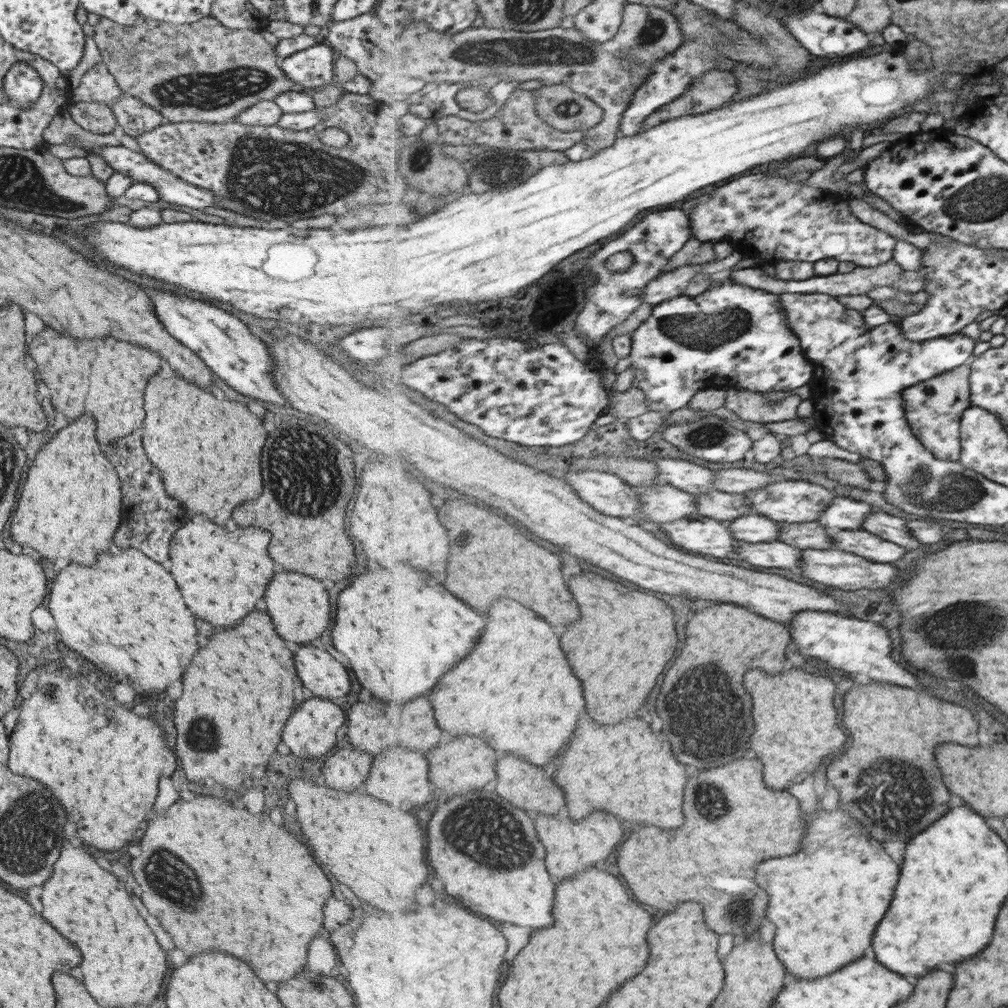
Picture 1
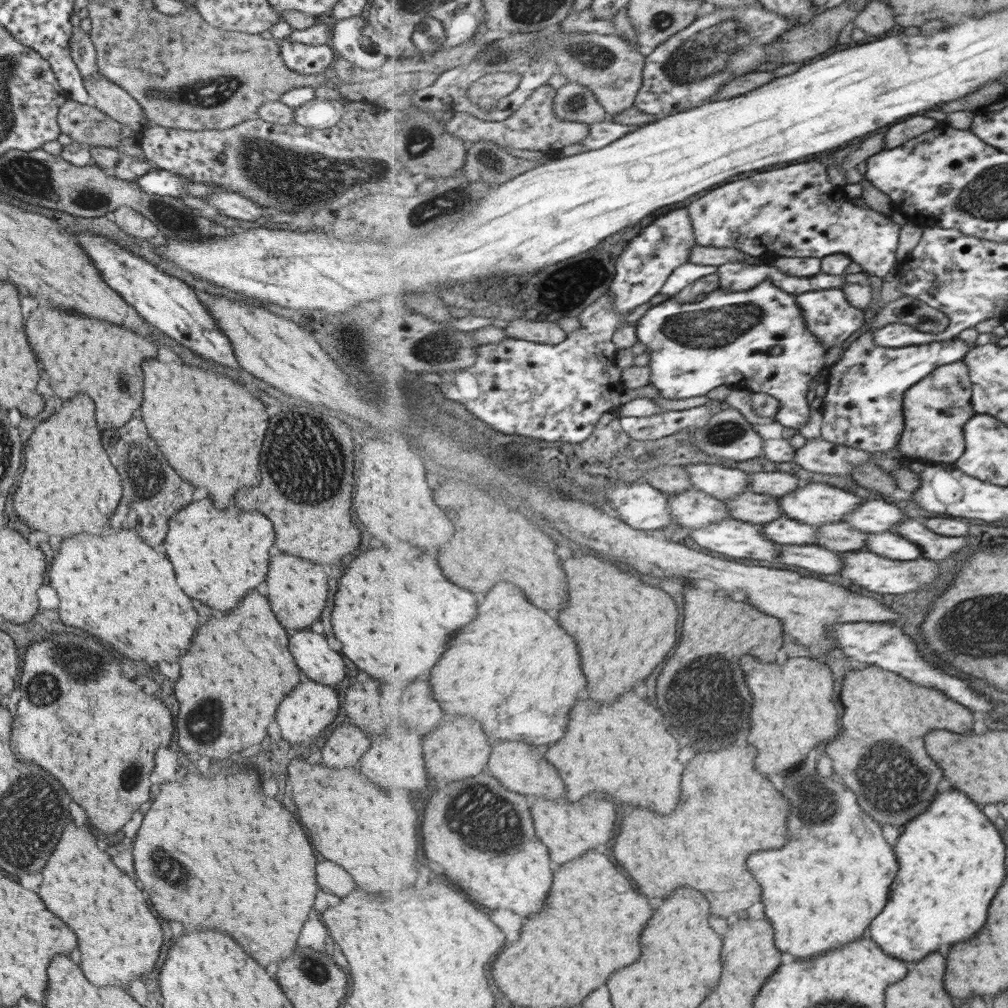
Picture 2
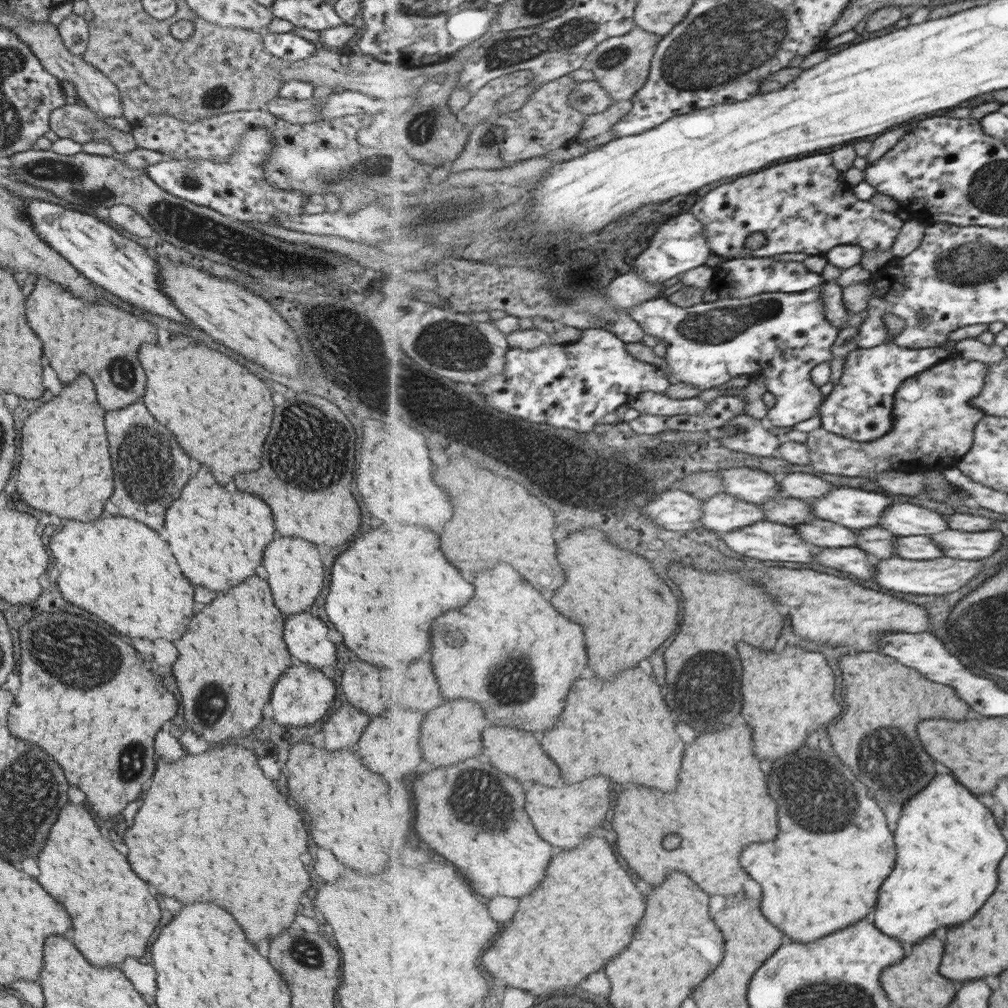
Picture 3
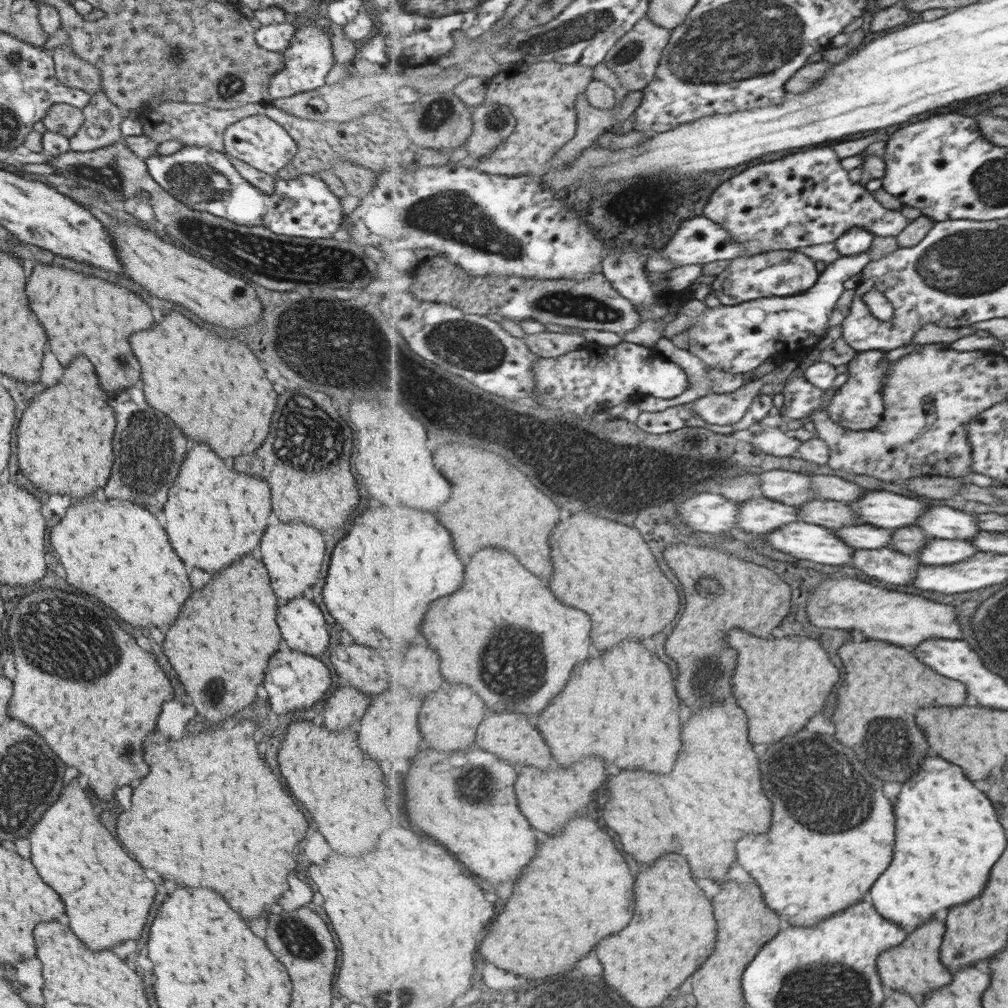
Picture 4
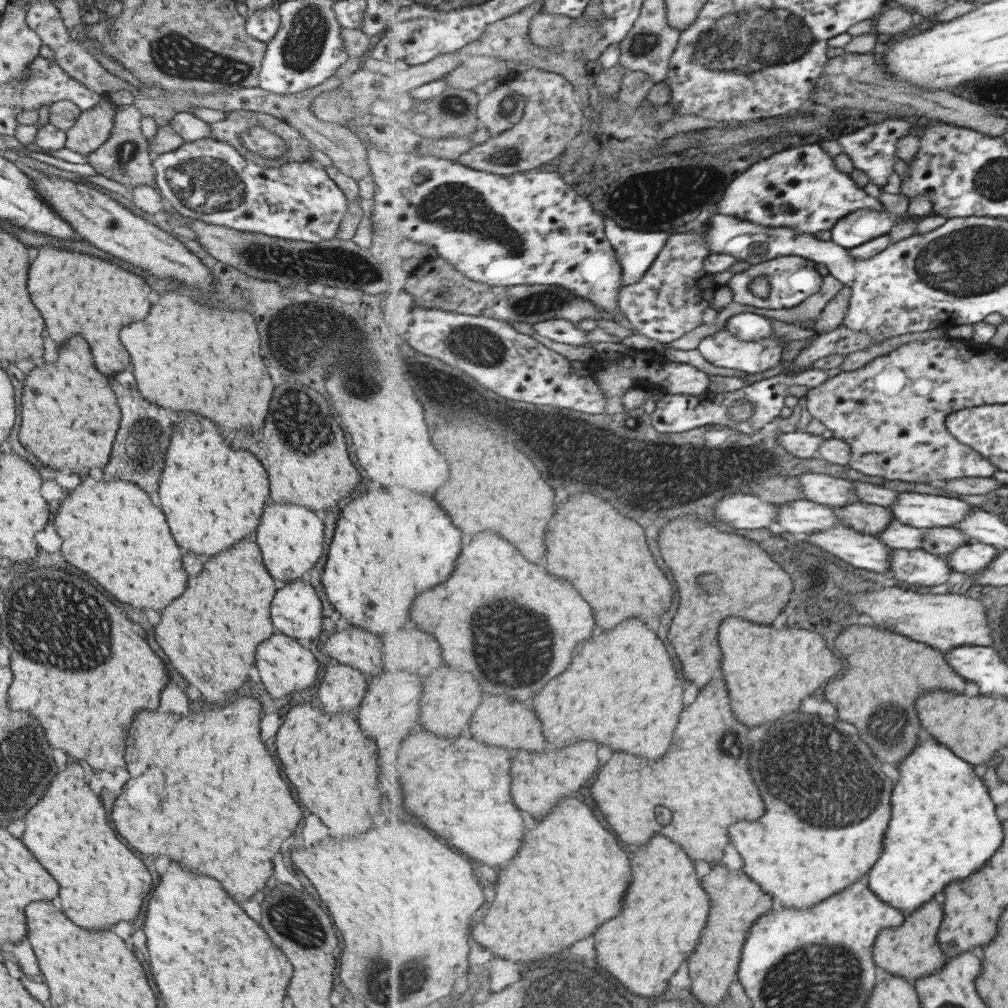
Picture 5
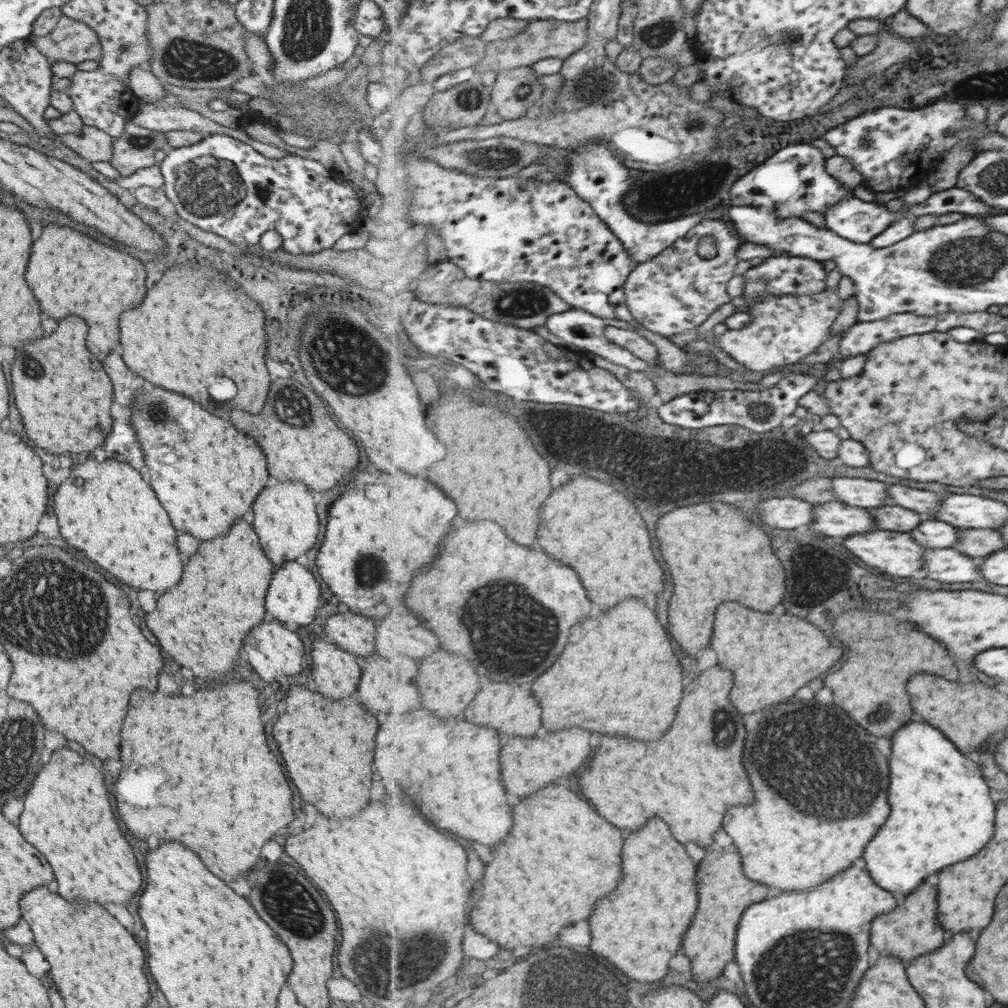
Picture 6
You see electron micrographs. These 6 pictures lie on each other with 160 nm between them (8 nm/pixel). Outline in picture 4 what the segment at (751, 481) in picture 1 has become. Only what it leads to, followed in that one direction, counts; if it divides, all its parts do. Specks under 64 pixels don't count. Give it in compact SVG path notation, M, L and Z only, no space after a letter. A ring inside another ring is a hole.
M811 475L812 485L819 498L850 503L866 495L868 490L835 475Z

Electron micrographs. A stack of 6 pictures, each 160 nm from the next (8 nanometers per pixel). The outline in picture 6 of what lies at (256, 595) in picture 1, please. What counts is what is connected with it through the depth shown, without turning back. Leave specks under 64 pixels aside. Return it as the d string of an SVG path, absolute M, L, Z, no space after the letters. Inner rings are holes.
M155 386L141 392L129 410L145 454L151 490L169 514L175 530L199 540L211 540L227 532L237 518L251 510L268 476L265 458L251 438L235 432L229 422L215 420L189 398Z

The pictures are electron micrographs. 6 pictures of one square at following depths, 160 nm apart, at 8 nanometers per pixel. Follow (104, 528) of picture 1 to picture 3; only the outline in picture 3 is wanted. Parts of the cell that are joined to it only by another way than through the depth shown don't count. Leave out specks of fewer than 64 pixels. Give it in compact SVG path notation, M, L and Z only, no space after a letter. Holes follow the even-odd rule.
M85 376L75 378L73 384L61 392L63 394L45 402L41 410L25 418L19 438L21 460L15 488L19 498L35 510L59 518L73 516L71 520L91 522L101 514L103 504L113 492L113 471L101 422L103 412L97 406L93 384Z

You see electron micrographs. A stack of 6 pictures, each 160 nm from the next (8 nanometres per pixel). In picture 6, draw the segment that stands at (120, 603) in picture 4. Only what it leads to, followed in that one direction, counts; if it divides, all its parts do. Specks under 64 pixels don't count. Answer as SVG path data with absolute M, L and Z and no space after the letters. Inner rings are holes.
M85 460L55 490L53 512L67 546L79 550L115 580L157 594L179 582L183 562L175 548L175 530L151 488L131 466L117 460Z

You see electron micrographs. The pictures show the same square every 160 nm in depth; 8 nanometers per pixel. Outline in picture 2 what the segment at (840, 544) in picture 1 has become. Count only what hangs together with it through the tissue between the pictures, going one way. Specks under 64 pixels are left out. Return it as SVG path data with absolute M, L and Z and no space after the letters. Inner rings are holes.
M891 531L869 533L866 548L879 556L901 561L917 560L923 556L922 548L918 544Z

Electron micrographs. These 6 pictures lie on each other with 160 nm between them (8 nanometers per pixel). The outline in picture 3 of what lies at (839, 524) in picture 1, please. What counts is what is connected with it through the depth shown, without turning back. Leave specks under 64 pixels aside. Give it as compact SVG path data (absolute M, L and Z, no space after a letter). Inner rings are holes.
M893 503L880 518L880 526L897 536L919 536L943 532L948 528L948 517L919 503Z

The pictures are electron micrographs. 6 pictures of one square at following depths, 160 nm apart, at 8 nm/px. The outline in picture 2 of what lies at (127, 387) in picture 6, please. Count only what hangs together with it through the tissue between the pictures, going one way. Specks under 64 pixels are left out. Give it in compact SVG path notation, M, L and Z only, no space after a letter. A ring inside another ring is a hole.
M133 416L125 426L121 428L105 428L101 432L101 444L105 446L105 452L115 466L120 476L122 493L118 505L115 507L109 524L115 528L141 528L137 534L141 540L145 540L151 548L155 548L165 532L167 532L167 518L171 518L177 510L187 506L191 502L191 486L187 482L181 482L175 472L165 462L163 454L157 452L155 442L145 434L145 426L139 416ZM149 452L149 460L147 460ZM153 516L153 518L143 518ZM131 520L141 524L131 524Z

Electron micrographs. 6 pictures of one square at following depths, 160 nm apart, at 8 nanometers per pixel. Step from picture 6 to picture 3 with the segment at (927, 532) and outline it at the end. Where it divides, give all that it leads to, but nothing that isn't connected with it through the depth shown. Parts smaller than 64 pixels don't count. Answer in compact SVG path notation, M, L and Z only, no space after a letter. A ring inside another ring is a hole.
M815 518L795 527L802 538L817 546L827 548L856 546L856 529L831 520Z

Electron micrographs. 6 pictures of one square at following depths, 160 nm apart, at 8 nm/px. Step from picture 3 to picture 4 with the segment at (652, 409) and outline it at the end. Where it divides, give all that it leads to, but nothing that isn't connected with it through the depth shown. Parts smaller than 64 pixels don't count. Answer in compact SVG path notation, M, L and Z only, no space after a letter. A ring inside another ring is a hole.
M782 362L771 373L759 378L757 381L750 380L737 392L731 394L710 393L692 401L694 411L706 420L709 428L712 425L732 425L738 423L753 399L759 395L763 384L774 382L775 375L782 371Z

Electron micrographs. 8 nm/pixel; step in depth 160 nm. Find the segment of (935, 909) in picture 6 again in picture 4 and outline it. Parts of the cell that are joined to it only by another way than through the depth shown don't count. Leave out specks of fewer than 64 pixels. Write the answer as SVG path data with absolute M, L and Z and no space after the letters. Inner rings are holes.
M933 920L921 926L921 930L915 929L901 945L886 950L878 958L878 970L882 982L891 989L910 994L921 1007L930 992L952 984L953 972L944 965L940 957L945 932L945 924Z

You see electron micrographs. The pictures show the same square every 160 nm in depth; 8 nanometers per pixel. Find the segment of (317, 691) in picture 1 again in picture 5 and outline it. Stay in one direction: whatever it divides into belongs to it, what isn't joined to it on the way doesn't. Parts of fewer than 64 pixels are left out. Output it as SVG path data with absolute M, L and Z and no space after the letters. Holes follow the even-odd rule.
M300 578L277 590L269 614L273 628L294 640L313 640L321 633L321 602Z

